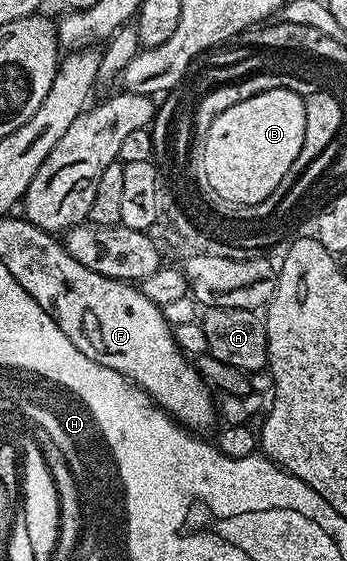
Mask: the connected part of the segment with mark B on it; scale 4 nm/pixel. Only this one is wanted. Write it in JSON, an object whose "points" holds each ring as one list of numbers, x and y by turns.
{"points":[[287,88,271,89,224,109,207,131,203,153,199,157,206,181,216,186,217,191,222,191,225,199,241,199,248,206,269,198,287,176,295,157,299,157,299,149,303,149,303,124,306,121,304,98]]}

